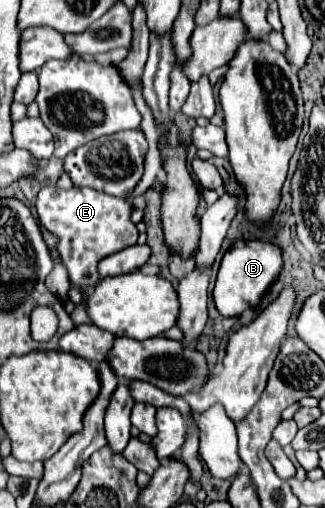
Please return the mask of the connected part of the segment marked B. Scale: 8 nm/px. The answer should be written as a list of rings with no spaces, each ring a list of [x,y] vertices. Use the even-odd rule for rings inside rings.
[[[238,240],[224,254],[220,262],[216,286],[212,292],[216,310],[222,316],[230,318],[230,316],[242,314],[248,308],[254,308],[264,296],[264,292],[268,290],[268,286],[278,278],[280,270],[282,270],[282,252],[278,246],[262,242],[262,240]]]

